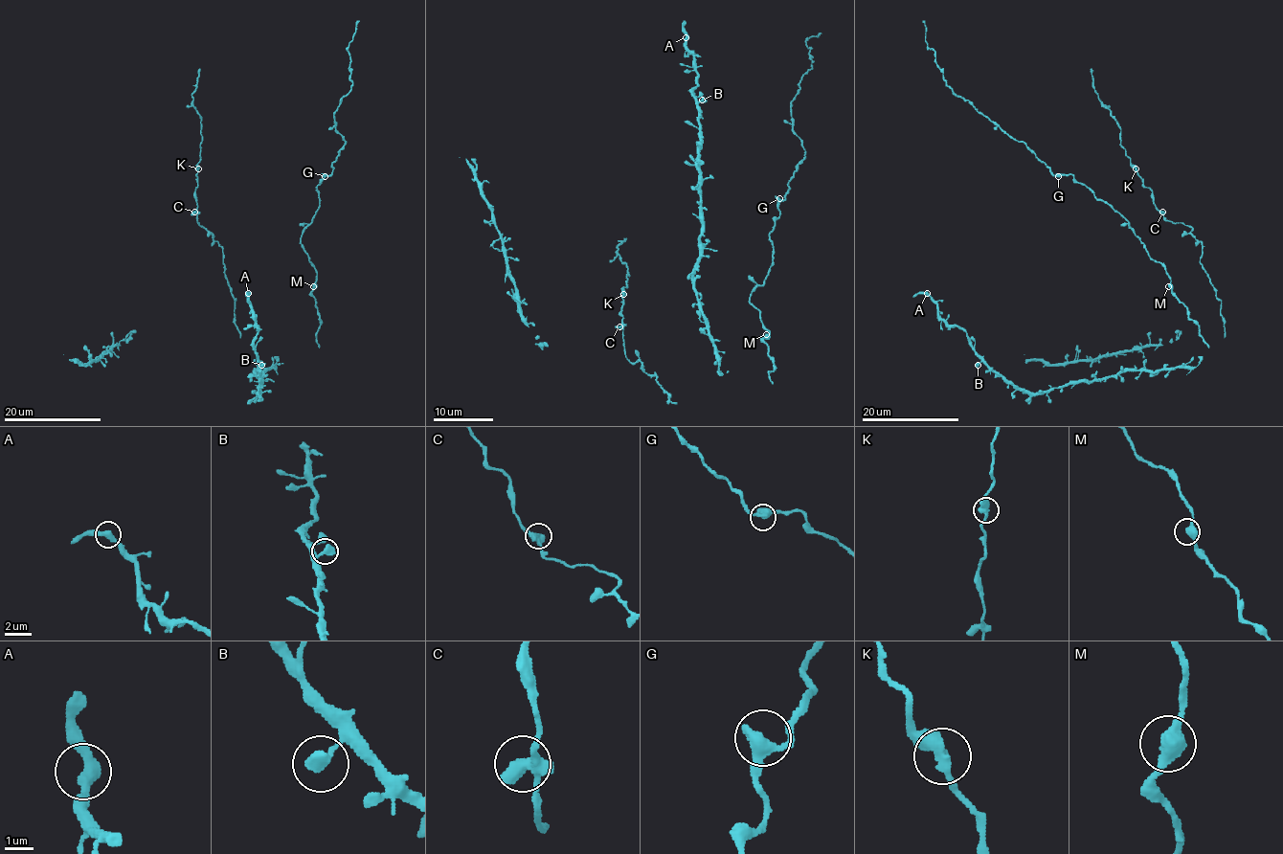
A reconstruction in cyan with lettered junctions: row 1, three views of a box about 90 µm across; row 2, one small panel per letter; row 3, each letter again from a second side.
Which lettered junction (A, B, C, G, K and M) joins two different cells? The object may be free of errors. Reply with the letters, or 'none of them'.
none of them

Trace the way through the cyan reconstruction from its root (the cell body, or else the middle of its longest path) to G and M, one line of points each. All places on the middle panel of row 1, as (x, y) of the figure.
G: (773, 364), (763, 340), (769, 331), (750, 295), (764, 281), (772, 264), (770, 233), (779, 216), (779, 198)
M: (773, 364), (769, 348), (763, 340), (766, 334)

